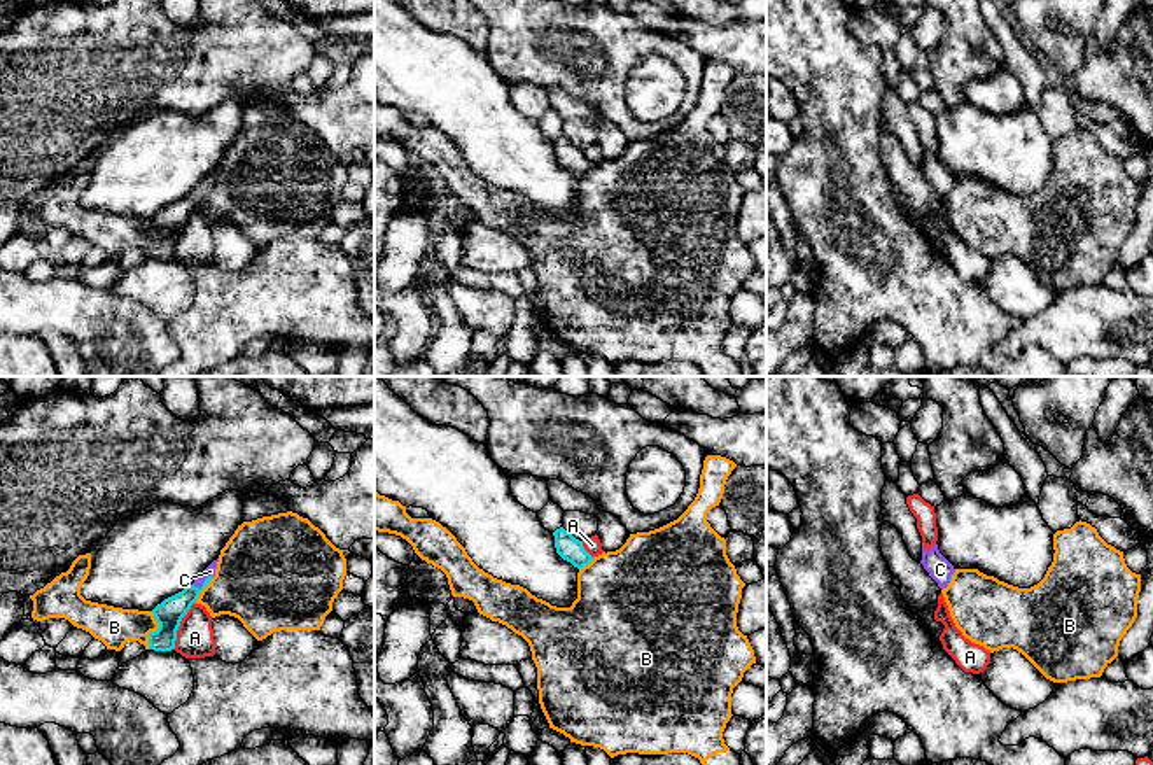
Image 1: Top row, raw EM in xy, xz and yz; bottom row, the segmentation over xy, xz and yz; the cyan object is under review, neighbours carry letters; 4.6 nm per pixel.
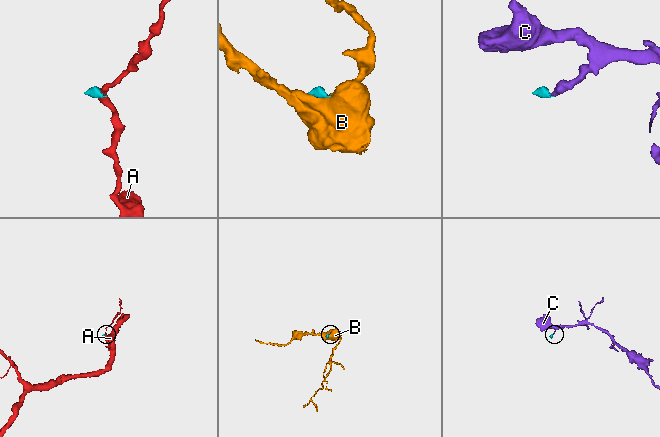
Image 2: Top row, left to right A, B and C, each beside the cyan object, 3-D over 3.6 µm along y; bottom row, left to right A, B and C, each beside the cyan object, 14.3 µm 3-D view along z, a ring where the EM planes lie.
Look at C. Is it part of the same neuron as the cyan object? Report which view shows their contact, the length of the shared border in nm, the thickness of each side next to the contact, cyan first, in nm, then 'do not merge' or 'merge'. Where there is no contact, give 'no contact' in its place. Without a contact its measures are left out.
xy | 100 nm | 120/50 nm | merge

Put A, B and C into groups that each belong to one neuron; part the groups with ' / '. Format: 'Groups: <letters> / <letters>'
Groups: A / B / C

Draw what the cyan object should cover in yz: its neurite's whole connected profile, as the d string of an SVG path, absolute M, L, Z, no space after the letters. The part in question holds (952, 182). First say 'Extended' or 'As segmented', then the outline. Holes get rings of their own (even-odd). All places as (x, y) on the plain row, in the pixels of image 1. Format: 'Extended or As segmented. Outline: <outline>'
Extended. Outline: M934 151L934 154L931 158L924 158L922 152L922 168L920 172L924 173L924 177L929 180L929 184L938 191L938 194L943 198L948 194L948 191L954 186L954 173L940 161L938 152Z

